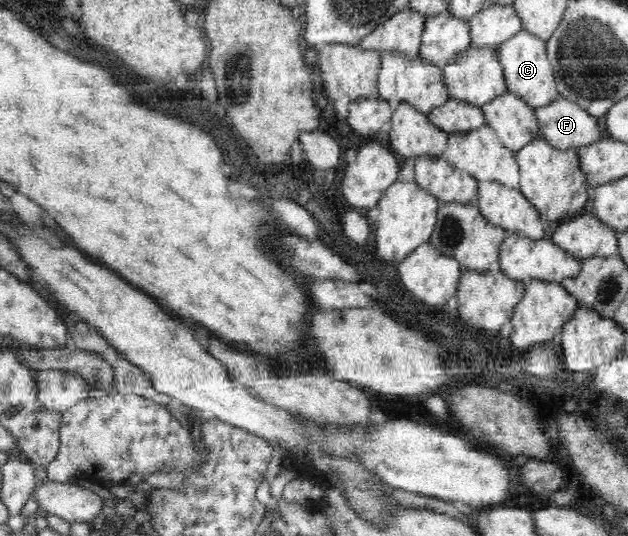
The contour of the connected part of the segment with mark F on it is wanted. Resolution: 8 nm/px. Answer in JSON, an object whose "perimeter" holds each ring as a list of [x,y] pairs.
{"perimeter":[[[557,97],[555,101],[535,109],[540,126],[540,135],[556,148],[581,147],[593,143],[601,137],[597,118],[590,115],[585,107],[578,105],[574,100]]]}

